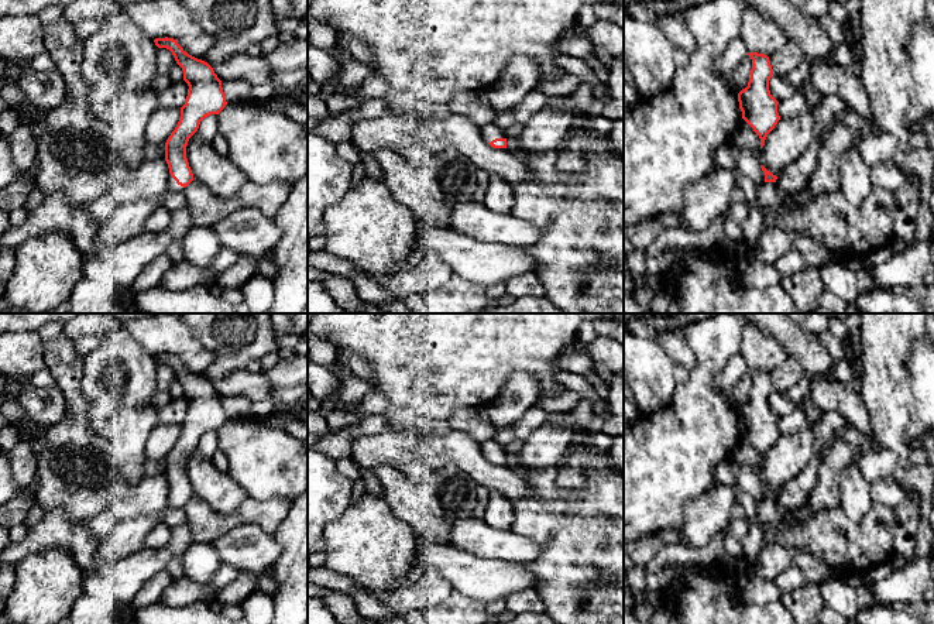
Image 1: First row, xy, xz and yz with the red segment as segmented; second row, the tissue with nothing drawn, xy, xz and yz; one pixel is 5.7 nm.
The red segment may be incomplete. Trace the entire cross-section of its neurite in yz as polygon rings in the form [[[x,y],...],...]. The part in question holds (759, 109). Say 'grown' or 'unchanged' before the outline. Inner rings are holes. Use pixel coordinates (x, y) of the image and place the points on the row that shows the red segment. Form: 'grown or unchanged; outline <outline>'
unchanged; outline [[[749,52],[752,69],[748,86],[738,93],[742,119],[753,128],[760,138],[760,148],[768,134],[775,128],[780,116],[779,102],[770,95],[769,80],[773,69],[768,55]]]

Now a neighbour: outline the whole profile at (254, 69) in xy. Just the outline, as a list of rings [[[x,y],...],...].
[[[237,54],[220,62],[209,64],[222,82],[247,80],[251,86],[272,83],[274,73],[262,55]]]

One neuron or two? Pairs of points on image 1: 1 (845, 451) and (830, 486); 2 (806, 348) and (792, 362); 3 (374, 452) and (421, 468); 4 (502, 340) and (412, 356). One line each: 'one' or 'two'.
1: one
2: two
3: one
4: one

